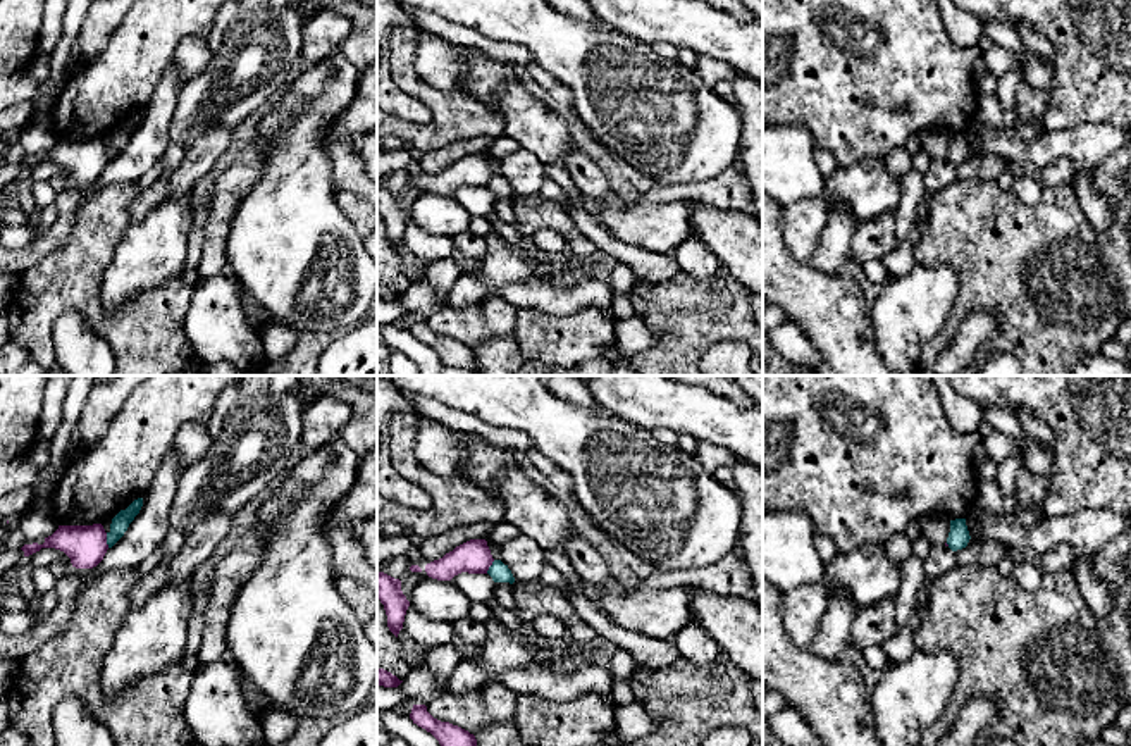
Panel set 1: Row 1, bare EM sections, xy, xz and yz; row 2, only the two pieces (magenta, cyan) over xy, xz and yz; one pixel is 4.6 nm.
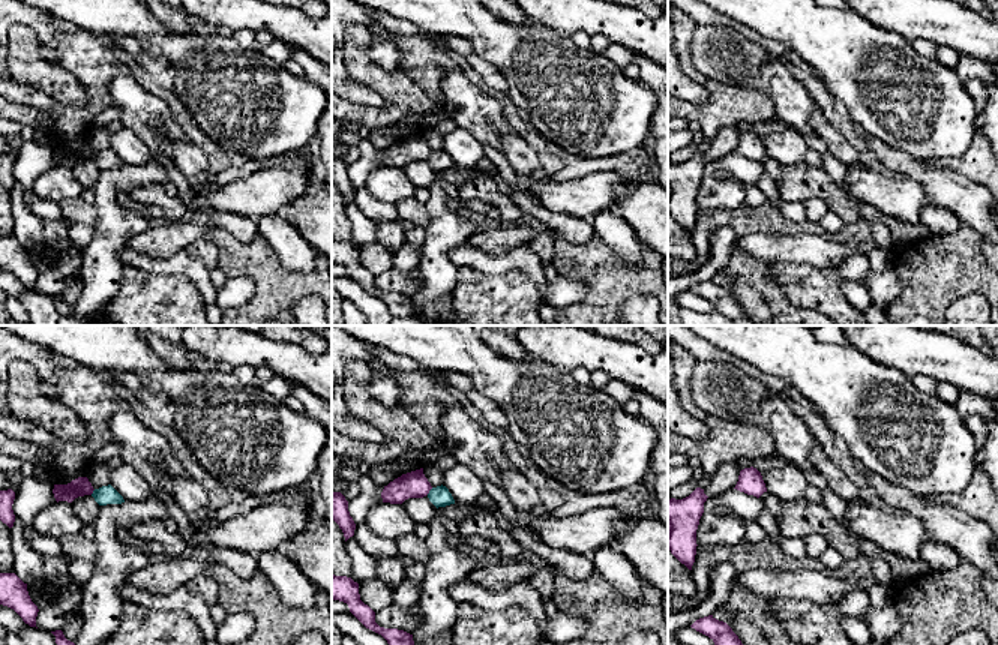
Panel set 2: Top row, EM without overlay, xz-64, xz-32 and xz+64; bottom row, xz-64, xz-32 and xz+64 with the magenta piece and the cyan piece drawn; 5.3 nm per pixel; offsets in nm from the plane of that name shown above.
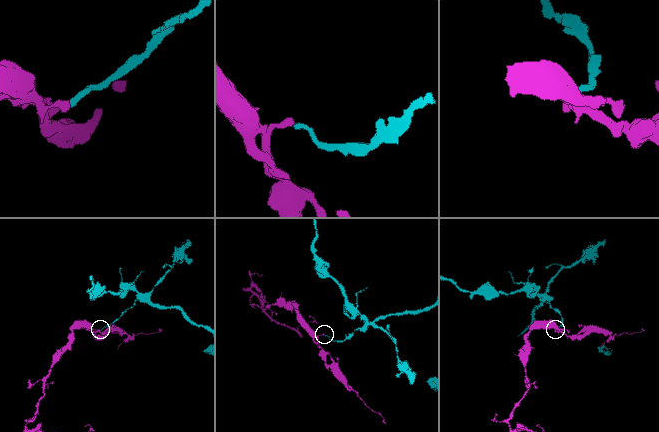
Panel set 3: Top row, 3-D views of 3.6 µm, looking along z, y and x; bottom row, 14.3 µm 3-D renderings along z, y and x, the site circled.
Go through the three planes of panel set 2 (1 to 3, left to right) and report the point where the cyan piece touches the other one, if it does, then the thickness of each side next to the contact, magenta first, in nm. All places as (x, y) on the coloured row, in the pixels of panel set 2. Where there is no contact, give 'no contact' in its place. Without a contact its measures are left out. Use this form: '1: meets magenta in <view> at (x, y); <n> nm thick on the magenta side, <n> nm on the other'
1: meets magenta in xz-64 at (92, 492); 100 nm thick on the magenta side, 100 nm on the other
2: meets magenta in xz-32 at (429, 489); 140 nm thick on the magenta side, 110 nm on the other
3: no contact

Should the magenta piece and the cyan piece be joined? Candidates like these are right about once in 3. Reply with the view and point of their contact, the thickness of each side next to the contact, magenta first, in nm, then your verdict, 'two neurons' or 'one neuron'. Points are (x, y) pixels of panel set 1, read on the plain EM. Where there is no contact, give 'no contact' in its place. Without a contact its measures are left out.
xy (105, 154) | 190/80 nm | two neurons

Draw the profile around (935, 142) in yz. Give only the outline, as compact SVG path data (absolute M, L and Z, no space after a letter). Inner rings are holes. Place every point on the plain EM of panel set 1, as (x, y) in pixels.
M928 127L919 134L919 146L930 153L931 159L945 159L950 146L950 134L938 127Z

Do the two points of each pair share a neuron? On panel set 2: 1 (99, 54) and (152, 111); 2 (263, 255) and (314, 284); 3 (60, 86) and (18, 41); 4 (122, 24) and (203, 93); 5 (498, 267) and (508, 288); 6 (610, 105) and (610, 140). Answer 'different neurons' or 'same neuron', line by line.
1: different neurons
2: same neuron
3: same neuron
4: same neuron
5: different neurons
6: same neuron

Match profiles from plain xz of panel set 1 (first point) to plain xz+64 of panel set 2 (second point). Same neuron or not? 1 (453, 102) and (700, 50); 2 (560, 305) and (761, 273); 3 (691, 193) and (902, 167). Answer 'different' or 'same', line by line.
1: different
2: different
3: different

